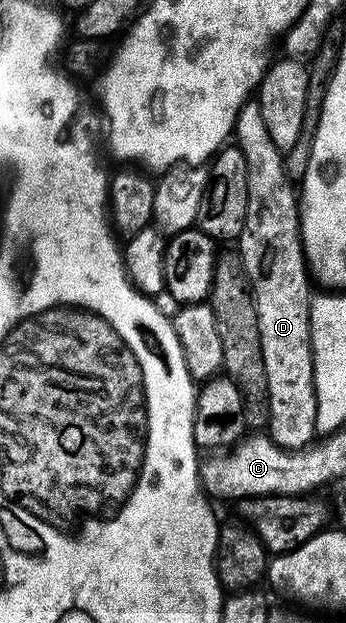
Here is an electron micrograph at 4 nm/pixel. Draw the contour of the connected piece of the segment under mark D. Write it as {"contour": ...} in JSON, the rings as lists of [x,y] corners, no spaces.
{"contour":[[[255,102],[244,104],[237,115],[235,147],[247,158],[247,222],[236,241],[245,273],[253,285],[253,301],[259,318],[259,346],[263,350],[263,370],[267,370],[269,418],[267,435],[281,448],[296,450],[314,443],[317,430],[317,391],[313,377],[313,331],[311,330],[311,273],[305,263],[305,247],[301,241],[301,209],[299,192],[285,173],[282,149],[271,142],[271,134],[263,123],[263,110]]]}

